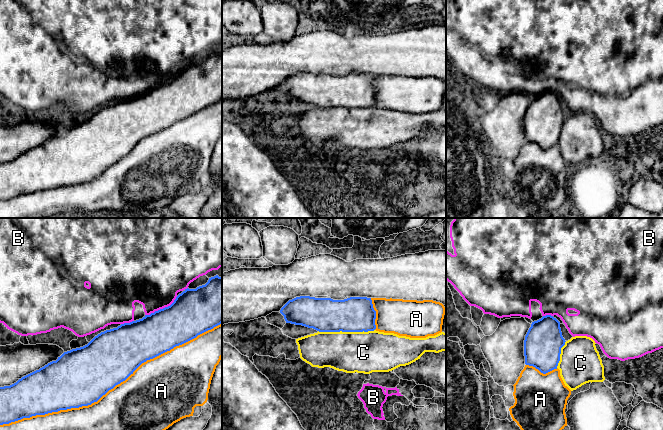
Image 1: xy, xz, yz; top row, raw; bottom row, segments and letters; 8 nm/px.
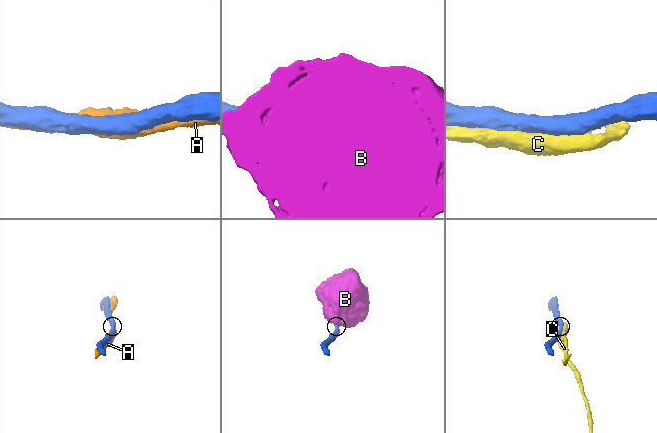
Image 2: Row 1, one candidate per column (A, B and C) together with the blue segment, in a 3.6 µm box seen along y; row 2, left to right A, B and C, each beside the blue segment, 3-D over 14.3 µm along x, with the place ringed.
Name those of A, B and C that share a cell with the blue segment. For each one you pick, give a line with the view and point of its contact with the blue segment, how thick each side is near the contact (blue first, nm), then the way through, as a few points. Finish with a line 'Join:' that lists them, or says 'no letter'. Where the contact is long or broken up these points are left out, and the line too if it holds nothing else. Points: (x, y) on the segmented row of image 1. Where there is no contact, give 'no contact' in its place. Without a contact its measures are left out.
A: meets blue in xy at (110, 389); 460 nm thick on the blue side, 420 nm on the other
Join: A

